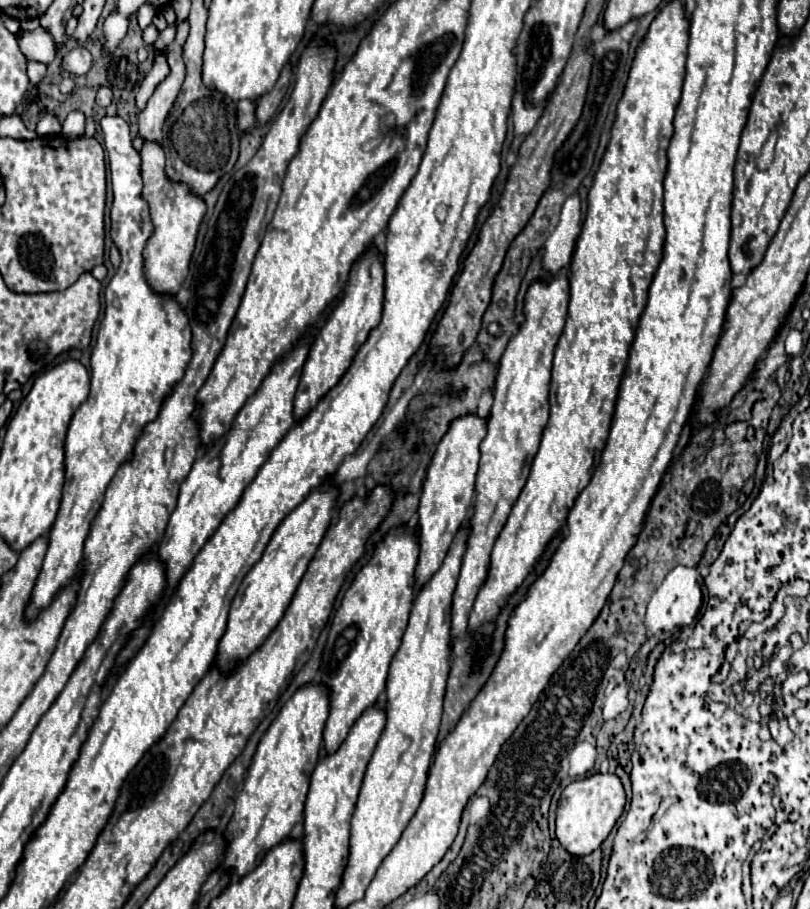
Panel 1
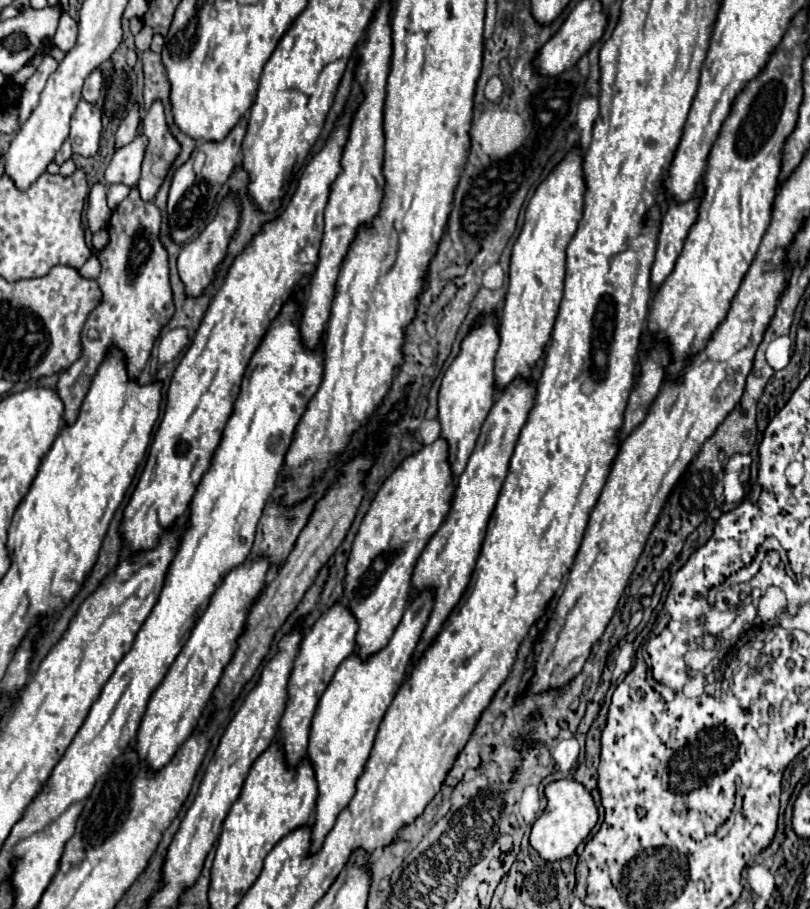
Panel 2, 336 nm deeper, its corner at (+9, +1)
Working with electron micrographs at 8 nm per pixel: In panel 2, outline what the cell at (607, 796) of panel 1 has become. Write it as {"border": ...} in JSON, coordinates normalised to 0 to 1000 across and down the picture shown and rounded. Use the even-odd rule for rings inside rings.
{"border":[[[694,856],[694,858],[679,860],[672,869],[672,876],[677,884],[669,898],[657,909],[654,928],[672,946],[686,948],[686,946],[696,946],[704,939],[709,939],[714,928],[723,924],[723,920],[738,904],[738,889],[733,884],[731,873],[709,856]]]}

